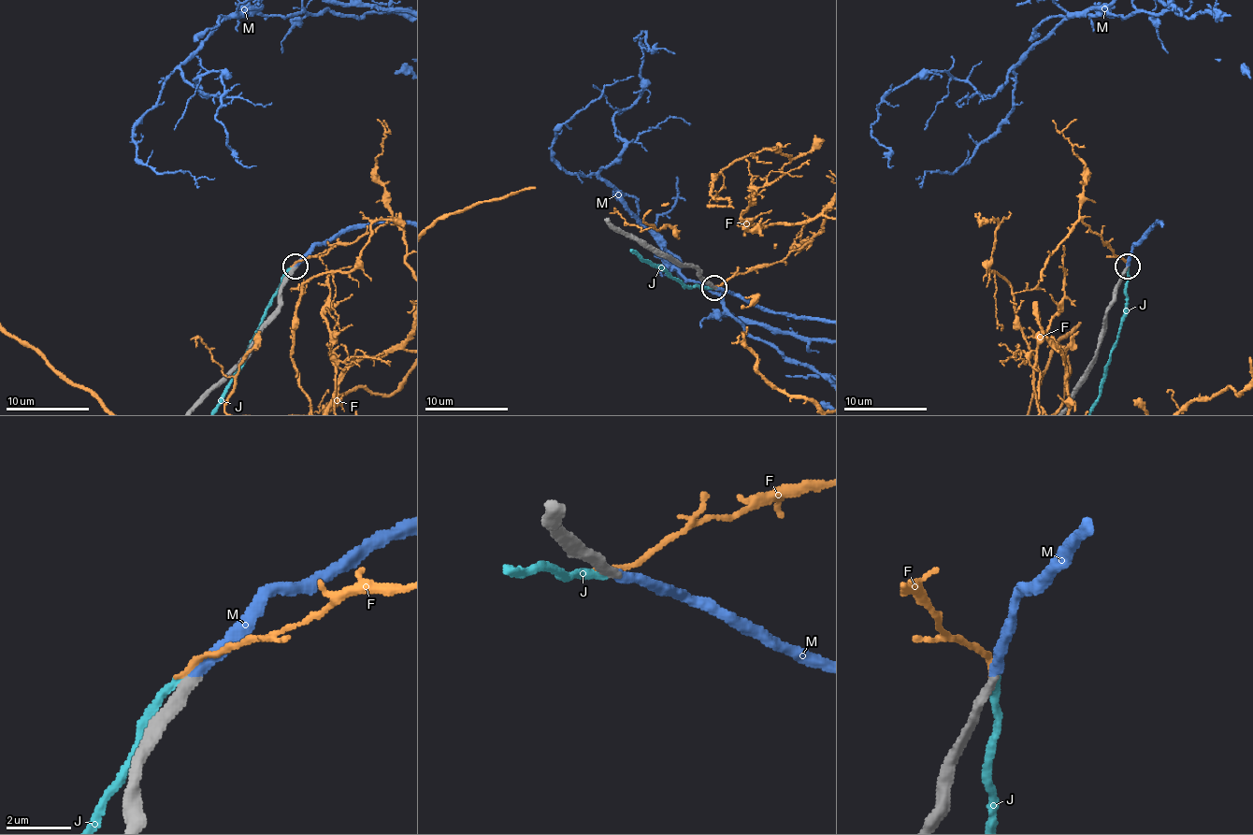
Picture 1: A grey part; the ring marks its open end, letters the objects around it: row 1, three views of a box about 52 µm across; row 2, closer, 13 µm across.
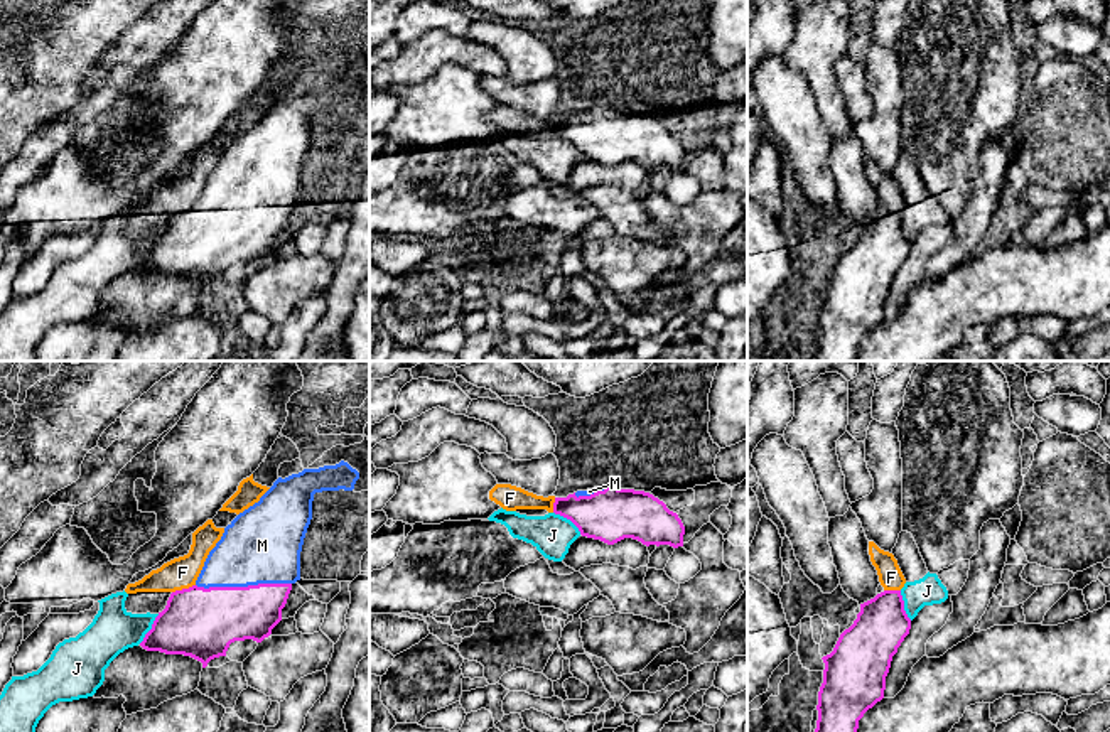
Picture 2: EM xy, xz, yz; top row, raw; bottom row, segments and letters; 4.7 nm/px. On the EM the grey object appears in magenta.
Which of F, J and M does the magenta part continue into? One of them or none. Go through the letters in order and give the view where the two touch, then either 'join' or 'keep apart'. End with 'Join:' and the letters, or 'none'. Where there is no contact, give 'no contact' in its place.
F: meets magenta in xy; keep apart
J: meets magenta in xz; keep apart
M: meets magenta in xy; join
Join: M

